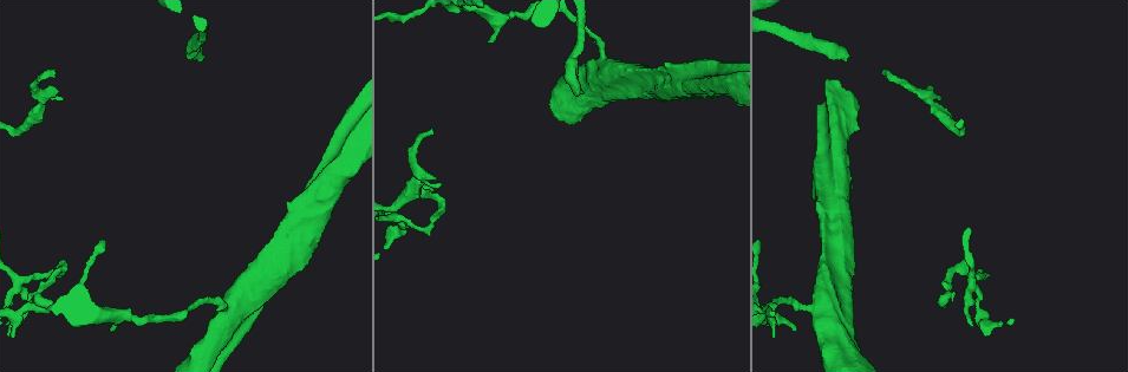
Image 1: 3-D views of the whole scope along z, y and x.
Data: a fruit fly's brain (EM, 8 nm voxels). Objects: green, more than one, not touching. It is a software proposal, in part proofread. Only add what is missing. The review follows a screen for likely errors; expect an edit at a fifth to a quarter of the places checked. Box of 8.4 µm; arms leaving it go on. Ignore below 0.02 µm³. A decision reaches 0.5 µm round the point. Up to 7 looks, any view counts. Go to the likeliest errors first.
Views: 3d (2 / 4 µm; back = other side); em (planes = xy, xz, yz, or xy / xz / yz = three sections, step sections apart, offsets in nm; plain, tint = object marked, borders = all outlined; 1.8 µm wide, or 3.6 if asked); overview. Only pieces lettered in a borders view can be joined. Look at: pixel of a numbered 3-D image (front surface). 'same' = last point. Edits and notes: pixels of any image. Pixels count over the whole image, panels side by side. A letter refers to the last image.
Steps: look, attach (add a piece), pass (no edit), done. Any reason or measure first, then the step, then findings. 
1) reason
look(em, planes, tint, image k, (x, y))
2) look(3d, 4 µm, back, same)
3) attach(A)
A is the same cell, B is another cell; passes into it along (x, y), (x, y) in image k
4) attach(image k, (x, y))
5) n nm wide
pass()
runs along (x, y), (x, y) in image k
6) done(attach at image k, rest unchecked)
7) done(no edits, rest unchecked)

free end
look(em, xy, step 4, tint, image 1, (578, 89))

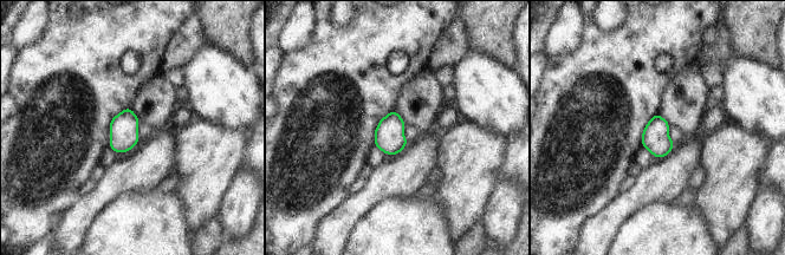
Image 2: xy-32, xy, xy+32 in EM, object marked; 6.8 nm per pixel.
look(em, planes, borders, same)

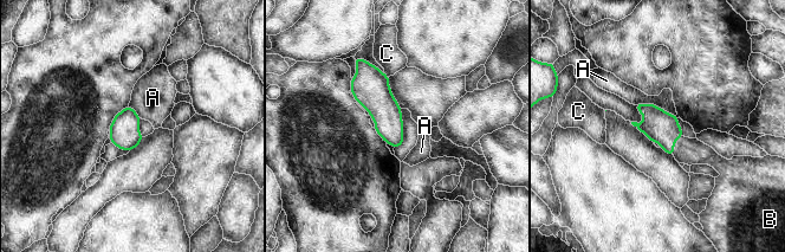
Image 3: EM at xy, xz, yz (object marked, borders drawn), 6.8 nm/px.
attach(B)
B is the same cell, A and C are other cells; passes into it along (660, 127), (674, 143), (687, 150) in image 3; it goes on there

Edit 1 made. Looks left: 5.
redraw
look(overview)

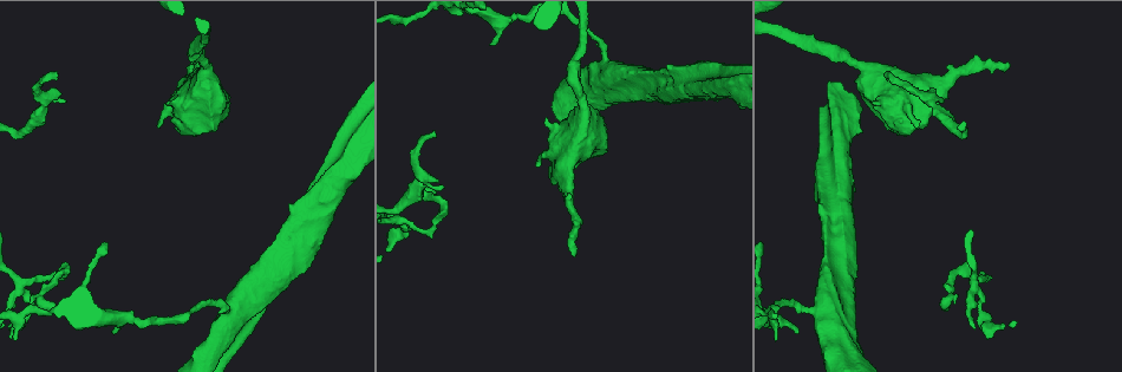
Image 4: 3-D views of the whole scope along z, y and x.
branch stops here
look(3d, 2 µm, image 4, (113, 334))

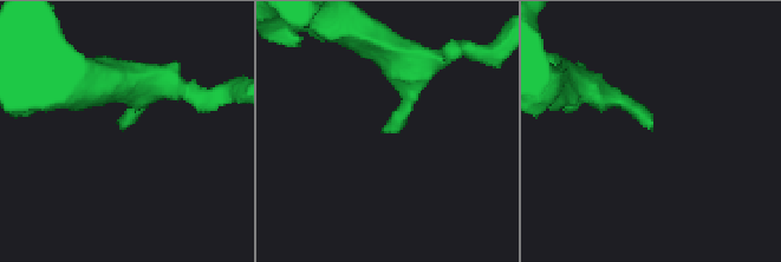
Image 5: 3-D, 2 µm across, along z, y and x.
look(em, xz, step 4, tint, image 5, (122, 127))

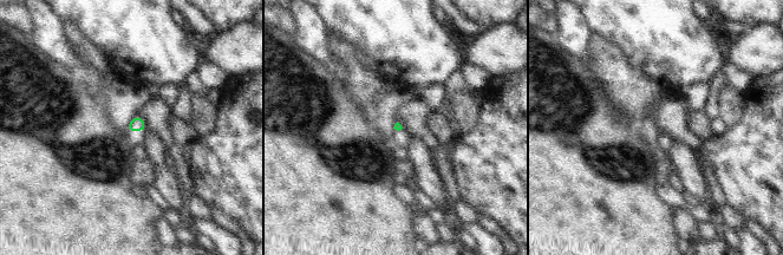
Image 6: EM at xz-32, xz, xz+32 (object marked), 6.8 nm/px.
cut it another way
look(em, planes, borders, same)

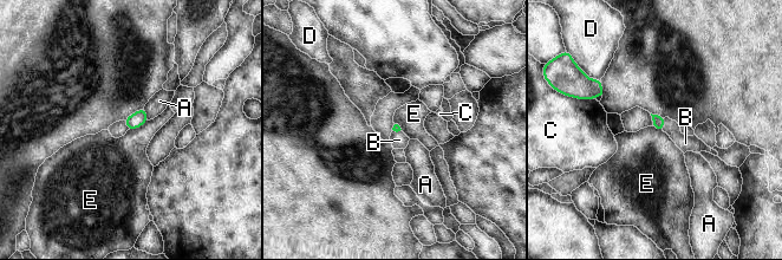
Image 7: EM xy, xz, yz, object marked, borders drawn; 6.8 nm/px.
attach(B)
B is the same cell, A, C, D and E are other cells; the neuron continues

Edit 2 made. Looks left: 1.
done(attach at image 3, attach at image 7, rest unchecked)

